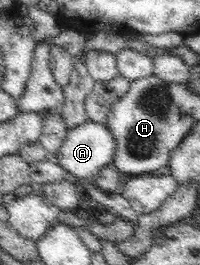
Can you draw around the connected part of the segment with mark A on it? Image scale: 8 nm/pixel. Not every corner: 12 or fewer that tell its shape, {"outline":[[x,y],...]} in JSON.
{"outline":[[107,125],[68,128],[50,158],[79,178],[112,164]]}

